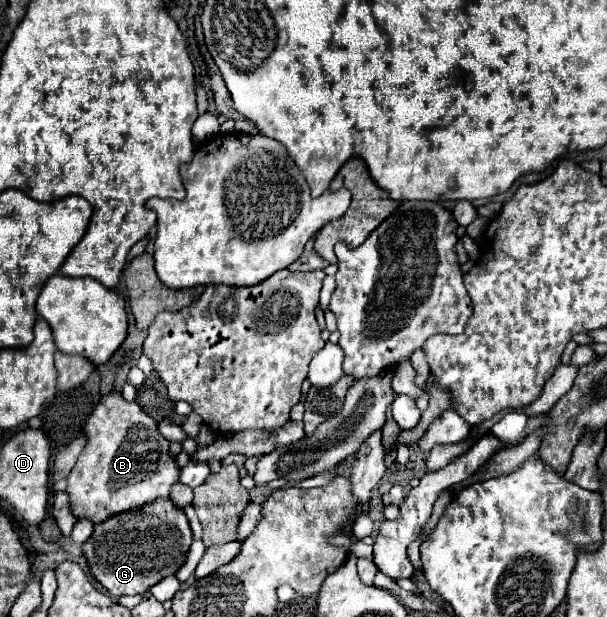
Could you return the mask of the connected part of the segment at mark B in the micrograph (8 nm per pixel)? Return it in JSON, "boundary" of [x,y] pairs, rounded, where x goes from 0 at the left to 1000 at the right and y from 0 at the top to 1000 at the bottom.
{"boundary":[[[183,635],[166,645],[153,671],[147,674],[137,707],[143,713],[133,739],[127,742],[127,752],[120,755],[117,768],[110,771],[110,804],[117,830],[127,843],[143,840],[153,849],[163,849],[176,843],[180,836],[189,836],[196,830],[209,830],[216,823],[232,823],[259,807],[278,807],[278,797],[285,784],[295,781],[298,759],[292,752],[292,742],[278,733],[278,713],[265,707],[259,684],[222,652],[206,648],[199,635]]]}

